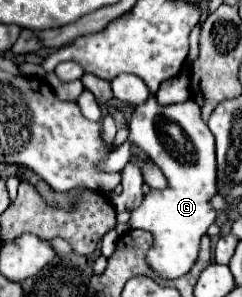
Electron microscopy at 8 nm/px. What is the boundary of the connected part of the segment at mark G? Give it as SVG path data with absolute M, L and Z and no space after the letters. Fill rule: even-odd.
M150 97L144 105L136 107L130 119L130 137L132 143L136 143L164 173L168 179L166 189L150 189L150 193L144 195L140 207L132 211L130 225L132 229L144 229L150 231L154 237L152 247L146 251L146 263L148 267L158 273L164 279L178 279L186 275L194 261L198 259L200 251L200 237L206 233L206 229L214 223L216 211L210 205L210 199L218 193L216 191L216 149L214 149L214 135L210 133L208 125L200 117L200 107L196 107L196 101L184 101L176 105L158 105L156 97ZM164 121L178 123L182 131L188 135L196 149L196 163L184 163L180 165L162 145L160 141L160 129L164 127Z

